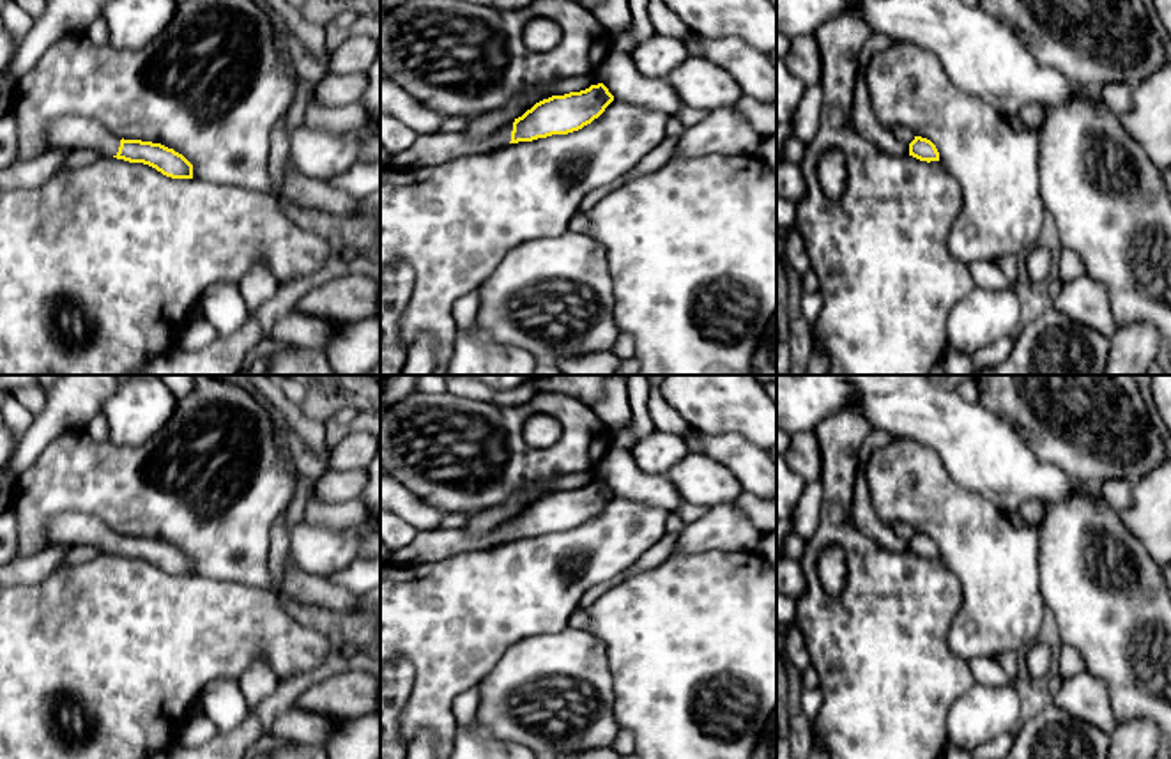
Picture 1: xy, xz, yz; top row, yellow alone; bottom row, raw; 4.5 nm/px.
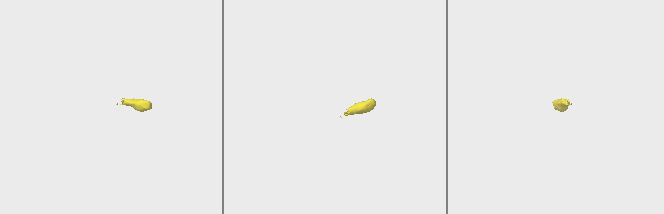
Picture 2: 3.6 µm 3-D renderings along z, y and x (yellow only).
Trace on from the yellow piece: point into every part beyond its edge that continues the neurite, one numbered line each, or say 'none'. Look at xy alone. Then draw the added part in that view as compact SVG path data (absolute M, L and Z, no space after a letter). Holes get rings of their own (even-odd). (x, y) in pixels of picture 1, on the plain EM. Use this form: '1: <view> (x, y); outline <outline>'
1: xy (69, 529); outline M65 511L51 517L44 527L44 547L92 545L101 554L117 552L120 534L104 525L97 517L81 511Z

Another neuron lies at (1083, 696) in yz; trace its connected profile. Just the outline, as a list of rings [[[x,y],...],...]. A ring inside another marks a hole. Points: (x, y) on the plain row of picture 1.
[[[1088,671],[1065,678],[1052,702],[1107,734],[1118,725],[1106,681]]]

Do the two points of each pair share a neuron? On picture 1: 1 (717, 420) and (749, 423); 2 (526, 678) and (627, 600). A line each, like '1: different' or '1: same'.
1: same
2: different

